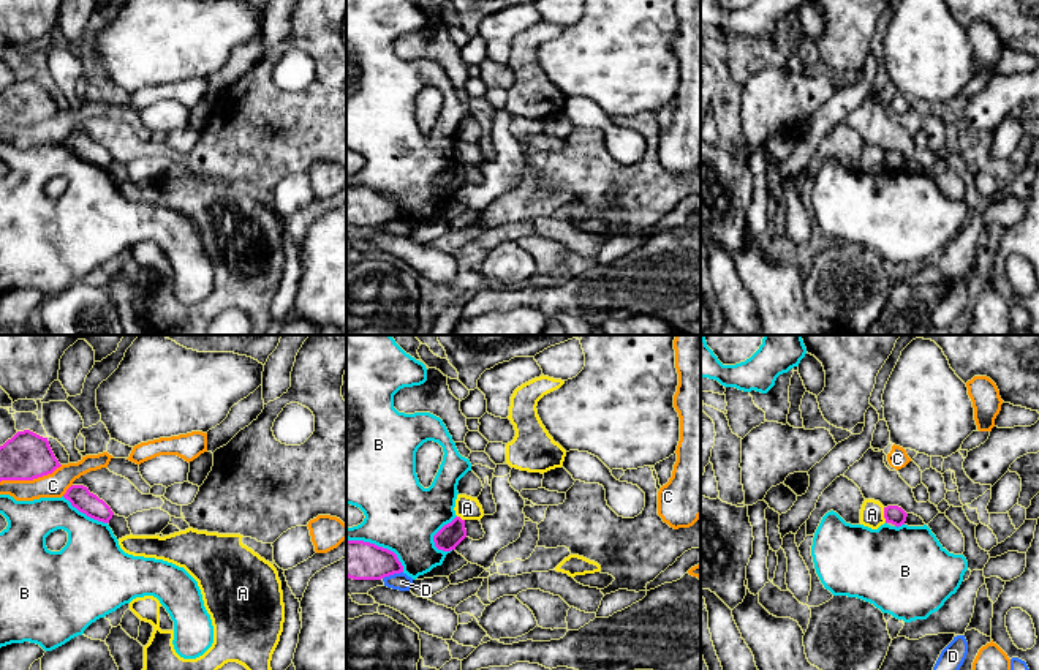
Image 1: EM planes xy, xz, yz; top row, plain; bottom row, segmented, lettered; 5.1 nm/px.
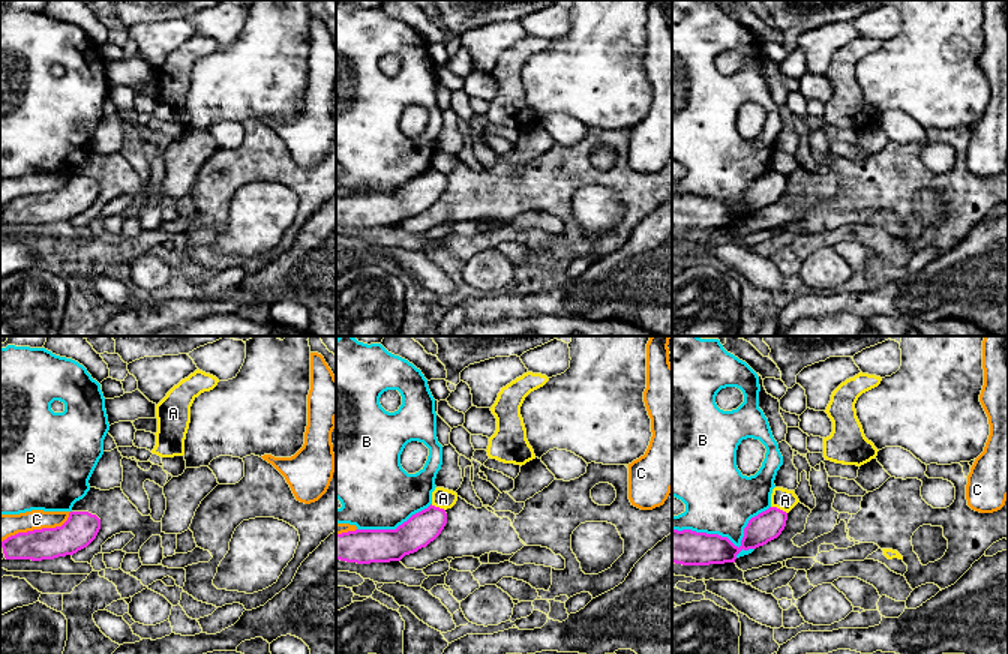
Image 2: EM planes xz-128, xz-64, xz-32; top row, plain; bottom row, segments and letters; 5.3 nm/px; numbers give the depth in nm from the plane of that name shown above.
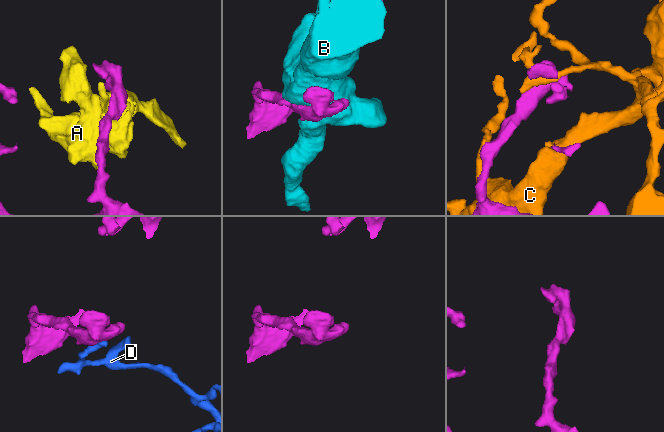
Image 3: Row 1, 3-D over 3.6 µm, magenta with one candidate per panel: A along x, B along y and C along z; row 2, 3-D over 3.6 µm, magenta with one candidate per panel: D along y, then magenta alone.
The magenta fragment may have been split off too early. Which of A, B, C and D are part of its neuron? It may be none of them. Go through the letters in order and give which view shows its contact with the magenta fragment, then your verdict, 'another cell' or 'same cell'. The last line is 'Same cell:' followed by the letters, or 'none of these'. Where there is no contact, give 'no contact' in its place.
A: meets magenta in yz; another cell
B: meets magenta in xz; another cell
C: meets magenta in xy; another cell
D: meets magenta in xz; another cell
Same cell: none of these

